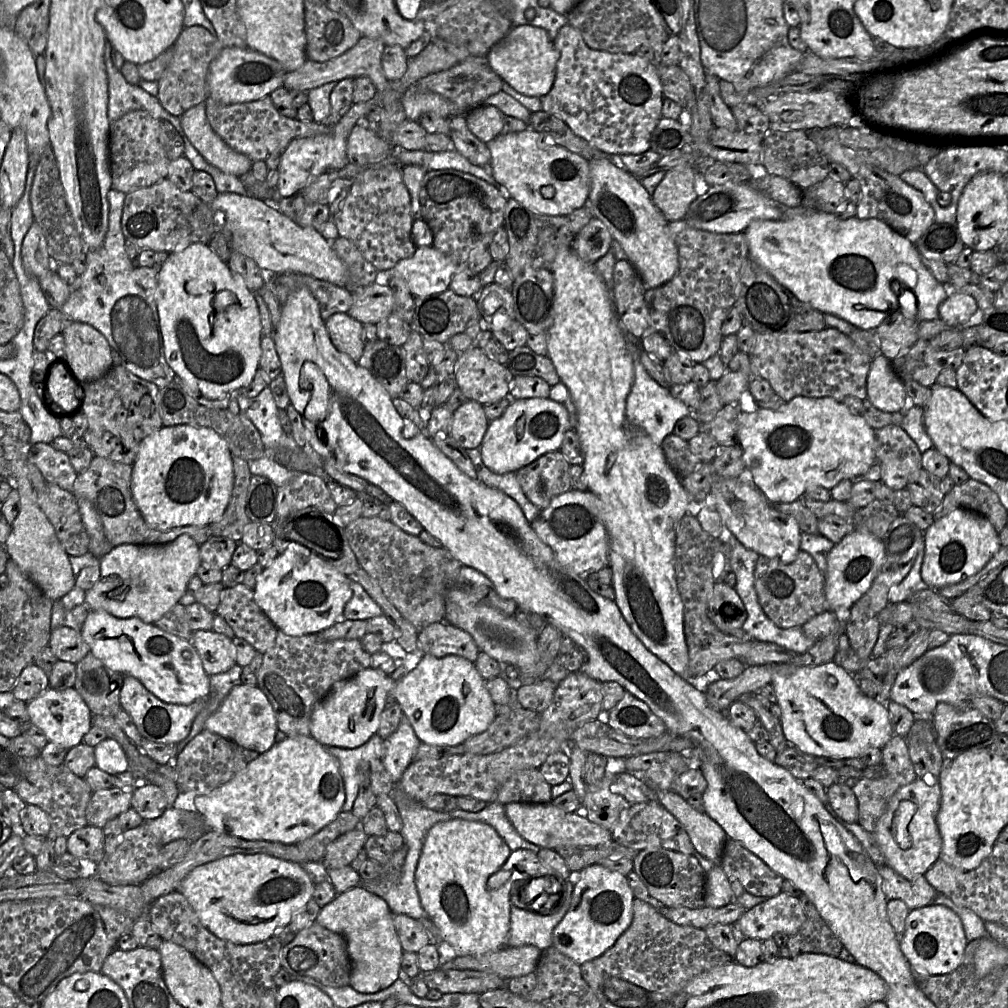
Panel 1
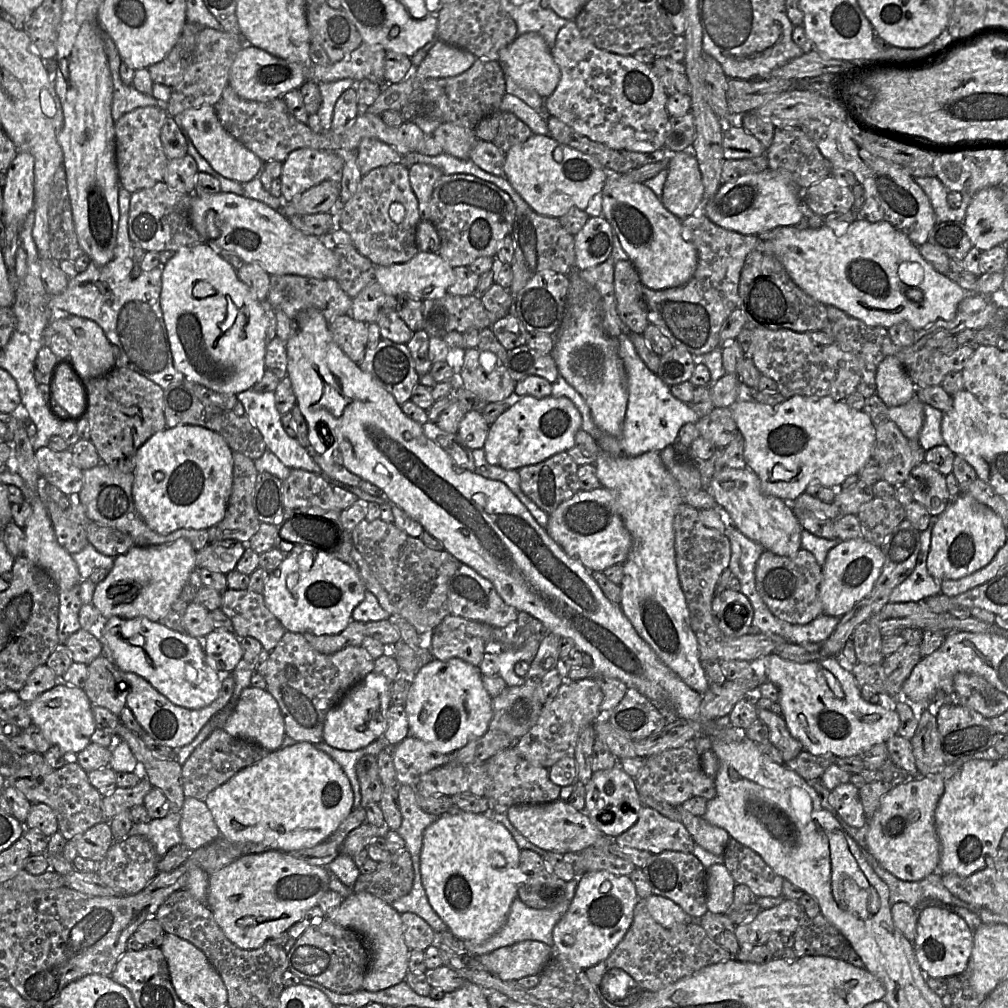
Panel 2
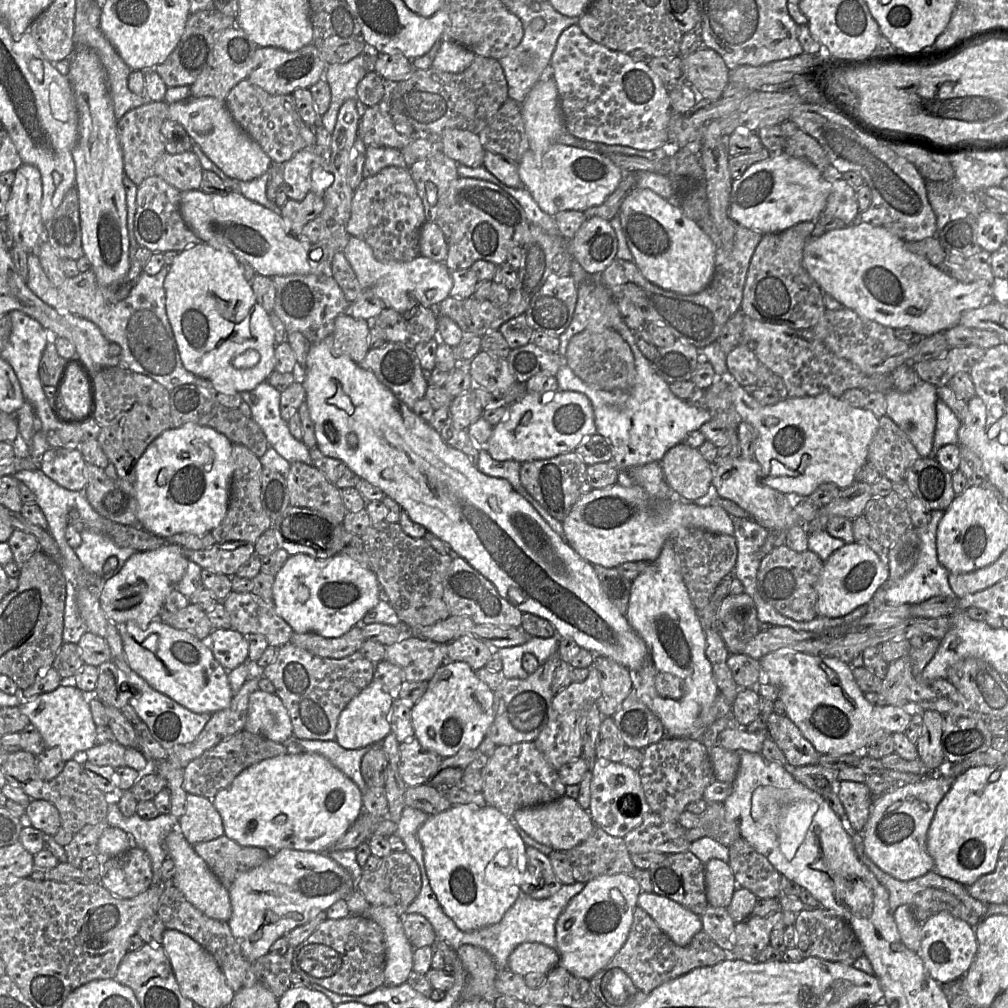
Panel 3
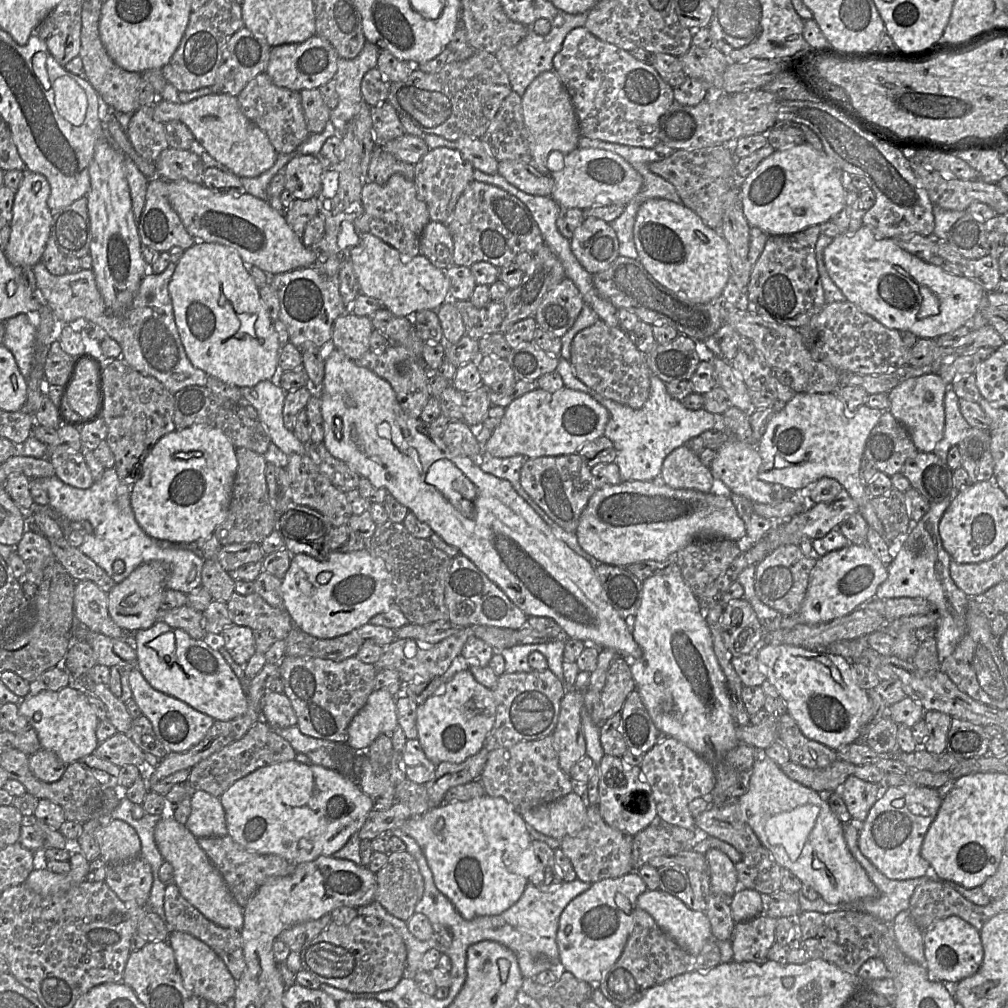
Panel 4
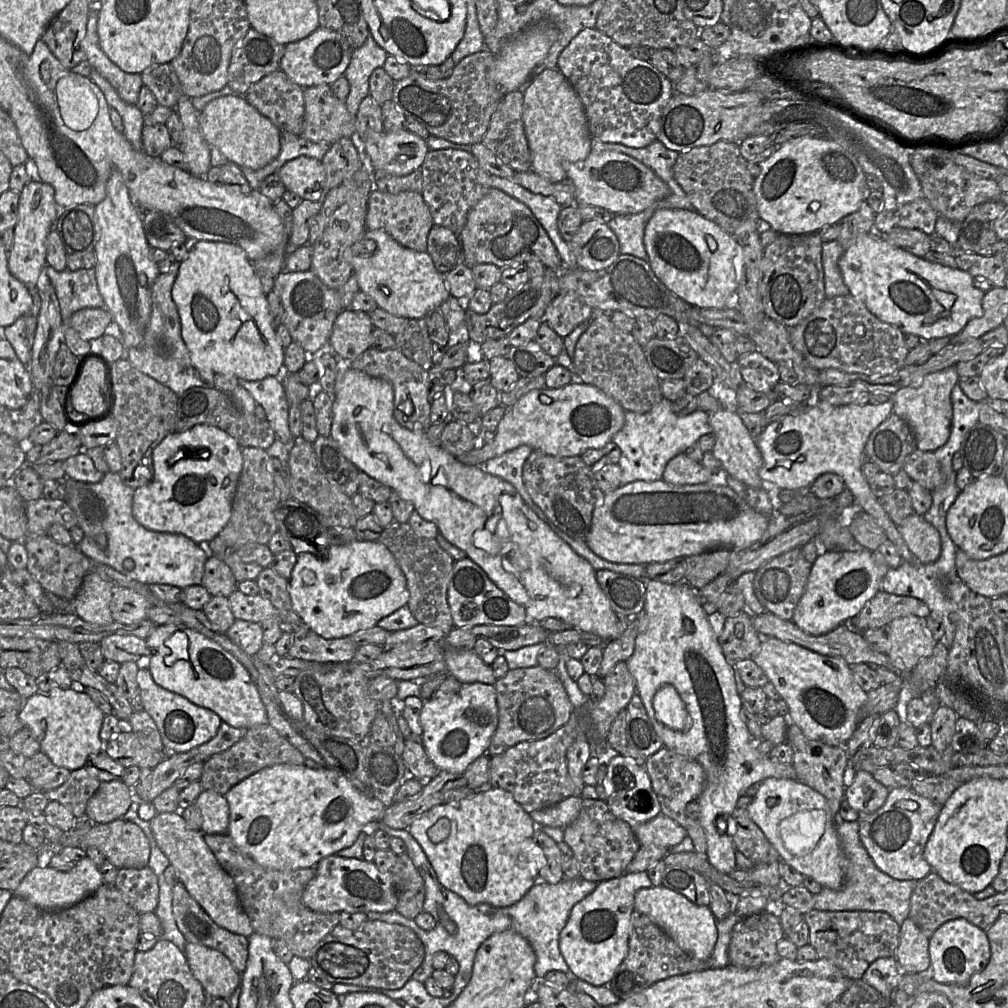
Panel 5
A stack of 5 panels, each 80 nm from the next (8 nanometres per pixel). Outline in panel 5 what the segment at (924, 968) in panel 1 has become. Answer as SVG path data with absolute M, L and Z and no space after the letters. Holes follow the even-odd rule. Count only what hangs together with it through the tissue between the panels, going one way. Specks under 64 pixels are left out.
M965 918L943 923L929 938L932 978L938 983L966 984L989 963L991 948L986 931Z

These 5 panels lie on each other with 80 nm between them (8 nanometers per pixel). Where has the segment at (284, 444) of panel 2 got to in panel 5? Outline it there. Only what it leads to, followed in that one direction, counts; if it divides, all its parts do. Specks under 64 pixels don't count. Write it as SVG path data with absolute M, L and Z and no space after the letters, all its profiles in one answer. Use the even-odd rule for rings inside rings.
M268 376L258 381L238 379L238 383L263 407L266 420L273 428L276 439L292 446L295 438L288 426L290 405L281 378Z

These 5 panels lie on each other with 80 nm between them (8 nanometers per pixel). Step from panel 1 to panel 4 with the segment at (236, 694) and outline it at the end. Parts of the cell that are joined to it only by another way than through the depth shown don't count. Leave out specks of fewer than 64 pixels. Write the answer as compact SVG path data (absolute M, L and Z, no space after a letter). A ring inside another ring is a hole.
M267 692L261 699L262 719L271 728L297 725L297 716L284 693Z

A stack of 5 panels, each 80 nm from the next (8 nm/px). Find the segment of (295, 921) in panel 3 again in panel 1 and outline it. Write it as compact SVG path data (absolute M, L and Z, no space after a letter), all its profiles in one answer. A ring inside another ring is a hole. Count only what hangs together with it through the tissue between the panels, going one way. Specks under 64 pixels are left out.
M236 854L195 868L179 883L176 891L181 893L187 899L191 907L196 912L202 925L212 934L222 940L230 941L234 944L246 945L264 941L271 937L279 928L288 925L291 922L293 915L312 899L314 887L315 883L310 879L308 873L299 863L284 861L267 854Z

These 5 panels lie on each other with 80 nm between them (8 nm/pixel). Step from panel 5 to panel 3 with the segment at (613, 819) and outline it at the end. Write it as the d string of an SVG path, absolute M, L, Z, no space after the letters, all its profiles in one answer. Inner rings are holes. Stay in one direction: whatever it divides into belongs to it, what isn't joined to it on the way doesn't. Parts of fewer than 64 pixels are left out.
M599 827L585 841L563 852L578 882L586 883L602 875L631 875L636 869L624 839L611 836Z

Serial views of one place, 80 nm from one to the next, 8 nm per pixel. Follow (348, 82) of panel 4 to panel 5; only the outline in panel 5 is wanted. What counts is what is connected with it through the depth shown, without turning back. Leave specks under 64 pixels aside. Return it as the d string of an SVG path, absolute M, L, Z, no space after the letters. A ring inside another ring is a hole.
M368 35L364 44L353 51L351 60L344 72L350 91L345 100L349 113L356 116L362 100L369 94L369 78L378 67L383 67L388 53L381 48L372 35Z

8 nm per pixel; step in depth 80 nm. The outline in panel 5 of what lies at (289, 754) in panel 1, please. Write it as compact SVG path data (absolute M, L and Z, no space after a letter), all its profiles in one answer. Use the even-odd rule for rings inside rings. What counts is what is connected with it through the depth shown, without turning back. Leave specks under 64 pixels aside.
M289 764L253 773L234 785L225 798L230 810L228 834L234 843L261 866L281 871L316 867L325 857L350 847L368 823L381 820L387 808L380 800L357 789L336 769Z

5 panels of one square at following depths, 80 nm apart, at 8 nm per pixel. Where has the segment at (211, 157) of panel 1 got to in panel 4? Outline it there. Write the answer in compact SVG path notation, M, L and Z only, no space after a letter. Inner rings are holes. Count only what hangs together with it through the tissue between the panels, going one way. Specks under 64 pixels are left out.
M212 93L189 102L178 103L157 97L154 118L162 123L173 120L183 122L211 157L240 178L261 175L270 169L278 158L278 153L266 133L243 114L237 96Z

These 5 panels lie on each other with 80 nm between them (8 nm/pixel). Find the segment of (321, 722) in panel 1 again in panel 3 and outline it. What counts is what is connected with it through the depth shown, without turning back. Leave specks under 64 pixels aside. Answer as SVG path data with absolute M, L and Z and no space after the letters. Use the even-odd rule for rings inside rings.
M375 680L355 696L341 712L335 741L345 749L360 749L382 741L391 733L390 712L395 694Z

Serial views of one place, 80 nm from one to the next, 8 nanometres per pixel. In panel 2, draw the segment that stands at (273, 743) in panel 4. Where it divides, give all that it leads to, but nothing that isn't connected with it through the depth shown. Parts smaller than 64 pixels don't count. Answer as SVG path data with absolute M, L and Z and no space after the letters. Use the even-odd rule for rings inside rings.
M223 729L214 730L182 765L182 785L185 797L205 800L209 793L229 781L239 771L259 762L270 752L260 745L234 737Z

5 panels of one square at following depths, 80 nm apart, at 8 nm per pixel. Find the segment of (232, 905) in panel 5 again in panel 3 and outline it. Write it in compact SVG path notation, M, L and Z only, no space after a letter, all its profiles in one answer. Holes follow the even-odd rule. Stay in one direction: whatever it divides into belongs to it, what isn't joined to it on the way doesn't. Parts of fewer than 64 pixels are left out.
M179 830L171 831L165 838L164 847L168 857L172 858L176 865L176 872L172 880L186 897L186 899L197 909L210 918L228 922L231 914L231 902L228 889L211 871L207 863L195 852L183 833Z

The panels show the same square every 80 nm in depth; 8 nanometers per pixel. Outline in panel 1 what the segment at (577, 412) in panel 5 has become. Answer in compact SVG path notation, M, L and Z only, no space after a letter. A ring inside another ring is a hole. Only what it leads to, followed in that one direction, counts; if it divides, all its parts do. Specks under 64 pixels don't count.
M546 398L518 399L510 404L504 413L489 422L487 431L479 447L485 466L496 474L516 472L520 468L532 463L540 456L558 451L561 447L564 434L571 428L569 414L565 406Z

